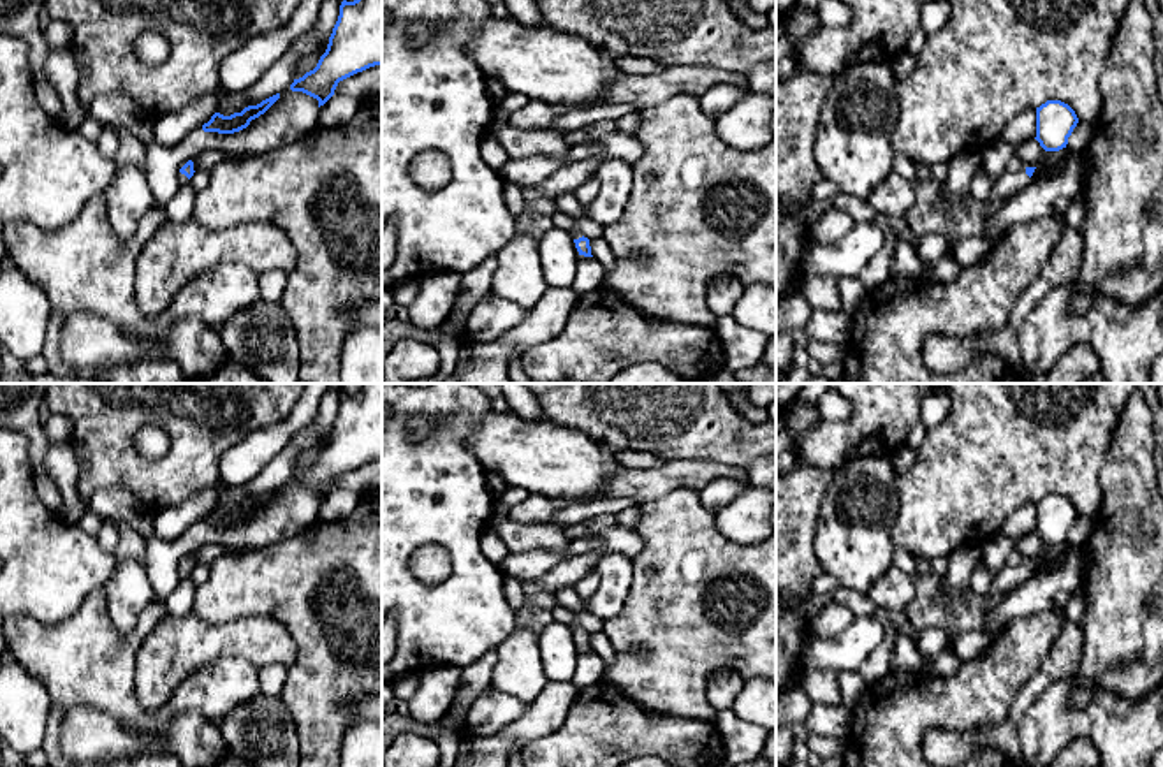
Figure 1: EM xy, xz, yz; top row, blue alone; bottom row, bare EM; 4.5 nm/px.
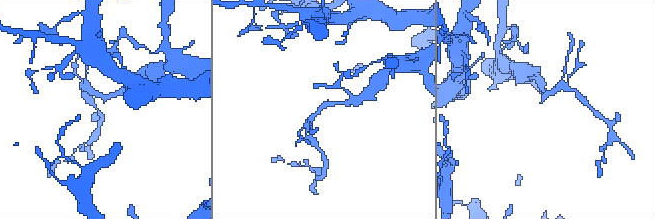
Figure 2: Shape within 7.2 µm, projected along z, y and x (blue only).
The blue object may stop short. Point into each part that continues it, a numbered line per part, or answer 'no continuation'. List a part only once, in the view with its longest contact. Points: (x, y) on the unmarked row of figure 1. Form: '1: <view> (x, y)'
1: yz (1007, 579)

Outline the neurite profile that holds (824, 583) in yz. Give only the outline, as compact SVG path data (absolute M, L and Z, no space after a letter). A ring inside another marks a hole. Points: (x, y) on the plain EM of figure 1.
M823 570L811 582L813 595L820 595L820 596L832 595L838 588L839 582L836 581L836 577L832 577Z

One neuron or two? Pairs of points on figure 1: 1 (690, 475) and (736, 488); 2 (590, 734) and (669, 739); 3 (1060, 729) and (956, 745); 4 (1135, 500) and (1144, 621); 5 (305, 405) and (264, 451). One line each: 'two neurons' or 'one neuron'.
1: two neurons
2: one neuron
3: two neurons
4: one neuron
5: one neuron

